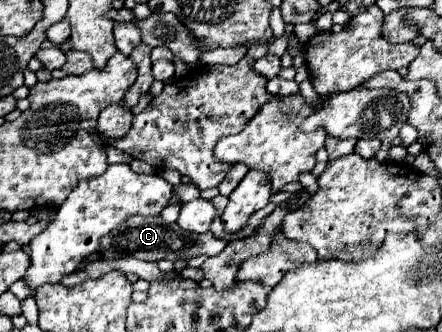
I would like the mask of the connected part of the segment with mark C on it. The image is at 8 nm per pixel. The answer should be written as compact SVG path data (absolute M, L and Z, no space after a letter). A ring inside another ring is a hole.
M132 216L128 218L126 224L114 228L114 232L108 232L100 240L98 256L102 260L112 260L112 258L122 258L122 252L126 258L136 258L144 262L160 262L160 260L190 260L194 256L206 254L206 256L216 256L224 250L228 242L216 238L212 232L202 232L202 234L192 234L184 232L178 224L166 224L160 216ZM112 254L112 258L110 258Z

